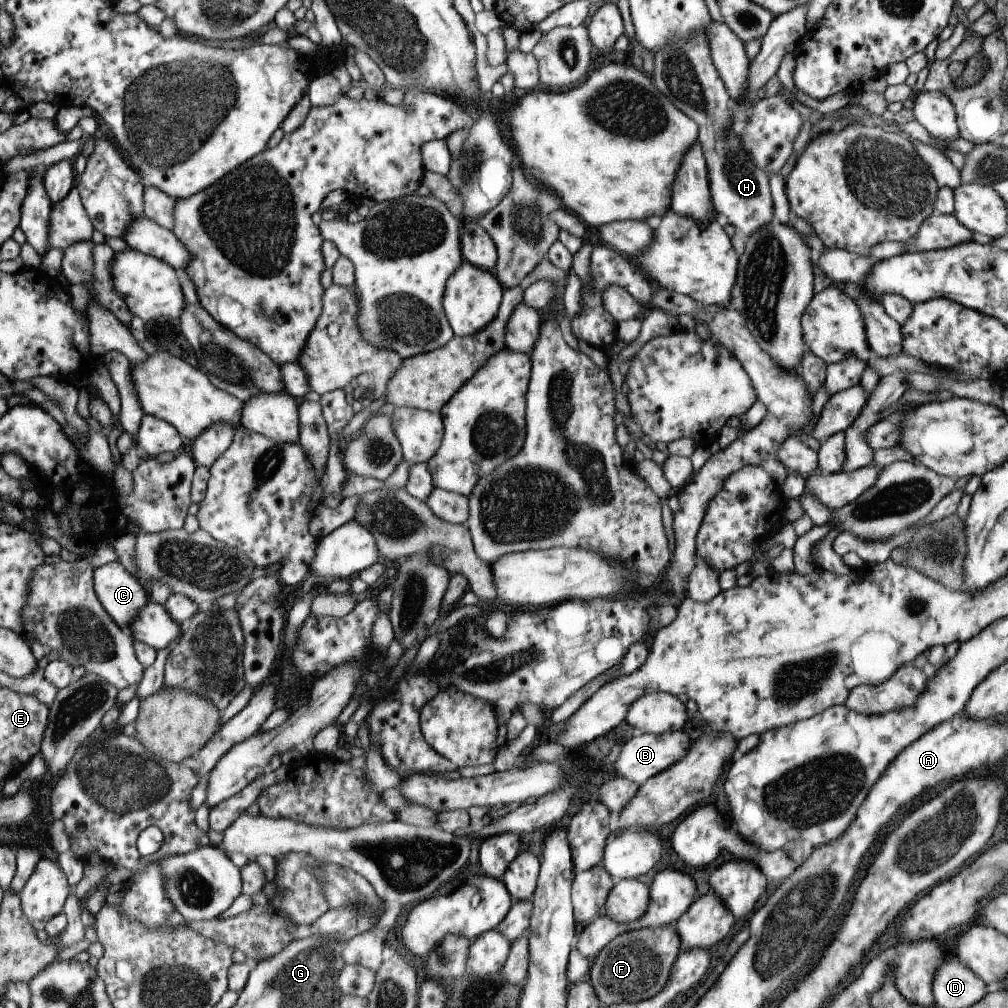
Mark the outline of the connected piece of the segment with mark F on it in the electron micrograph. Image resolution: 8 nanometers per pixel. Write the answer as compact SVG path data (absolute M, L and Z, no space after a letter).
M674 924L622 933L592 959L587 974L602 1007L622 1002L637 1003L656 996L668 982L681 947Z

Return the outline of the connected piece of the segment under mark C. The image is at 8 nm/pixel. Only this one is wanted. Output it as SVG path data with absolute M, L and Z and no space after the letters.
M118 560L93 570L93 587L108 616L127 632L138 618L138 612L151 603L148 587Z

